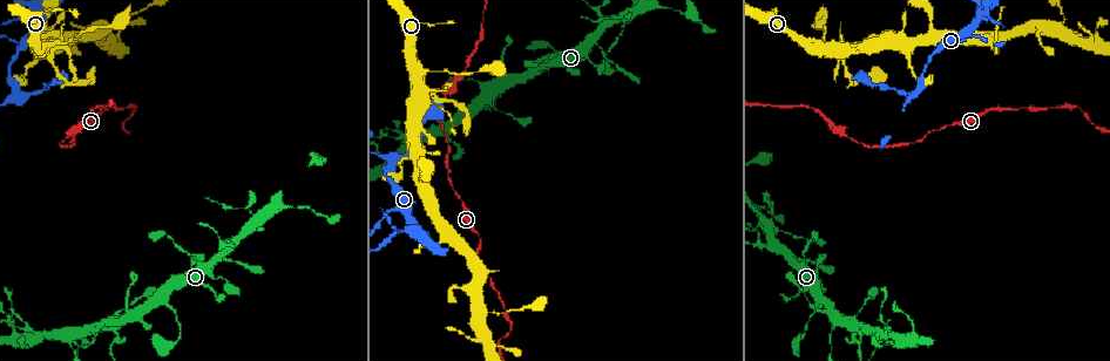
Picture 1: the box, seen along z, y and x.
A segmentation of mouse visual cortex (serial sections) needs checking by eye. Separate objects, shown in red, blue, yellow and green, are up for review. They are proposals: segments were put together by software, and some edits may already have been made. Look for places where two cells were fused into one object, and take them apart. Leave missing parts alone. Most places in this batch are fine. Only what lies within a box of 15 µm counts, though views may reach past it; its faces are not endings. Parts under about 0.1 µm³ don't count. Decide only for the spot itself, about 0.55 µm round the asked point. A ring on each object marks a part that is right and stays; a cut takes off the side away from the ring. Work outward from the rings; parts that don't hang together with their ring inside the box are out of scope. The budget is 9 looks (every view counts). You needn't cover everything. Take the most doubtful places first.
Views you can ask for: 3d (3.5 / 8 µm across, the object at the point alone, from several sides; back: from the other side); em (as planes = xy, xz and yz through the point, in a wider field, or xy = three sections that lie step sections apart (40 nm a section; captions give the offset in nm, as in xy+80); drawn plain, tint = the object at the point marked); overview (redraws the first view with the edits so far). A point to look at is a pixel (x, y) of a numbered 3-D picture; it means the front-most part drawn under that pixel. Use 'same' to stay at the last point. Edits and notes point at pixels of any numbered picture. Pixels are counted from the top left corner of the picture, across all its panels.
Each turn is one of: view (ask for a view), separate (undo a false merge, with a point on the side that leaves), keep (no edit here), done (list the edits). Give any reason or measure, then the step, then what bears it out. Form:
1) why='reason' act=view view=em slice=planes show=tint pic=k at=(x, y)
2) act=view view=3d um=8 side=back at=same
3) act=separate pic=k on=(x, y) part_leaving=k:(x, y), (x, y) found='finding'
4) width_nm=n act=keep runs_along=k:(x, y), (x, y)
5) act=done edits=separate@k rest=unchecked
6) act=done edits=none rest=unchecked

why='four-way junction' act=view view=3d um=8 side=back pic=1 at=(415, 231)

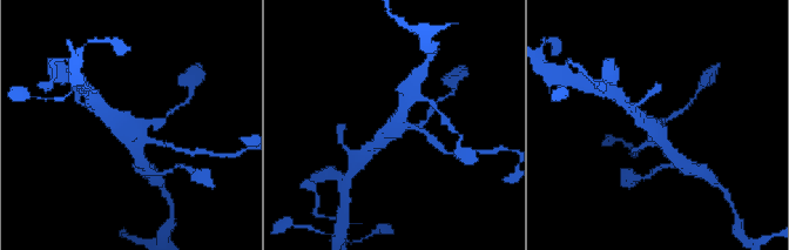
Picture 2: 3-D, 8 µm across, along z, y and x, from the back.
act=view view=3d um=3.5 pic=2 at=(661, 133)

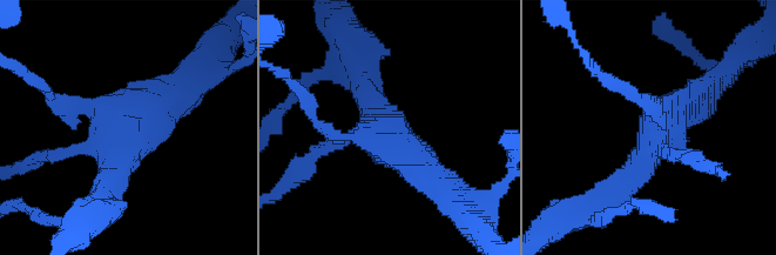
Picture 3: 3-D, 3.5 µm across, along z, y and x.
arms=4 arm_widths_nm=150,200,400,400 why='shape alone is not enough' act=view view=em slice=xy step=2 show=tint pic=3 at=(381, 135)

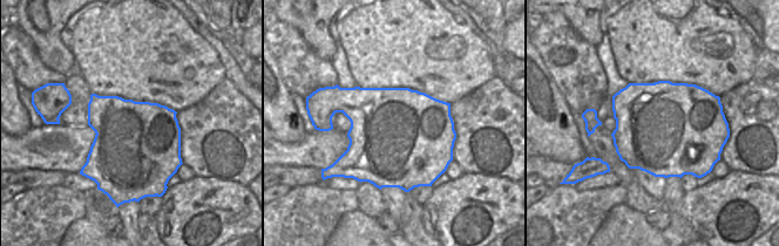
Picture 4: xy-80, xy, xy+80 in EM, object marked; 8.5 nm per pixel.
width_nm=850 act=keep runs_along=3:(614, 195), (676, 108), (701, 94) found='all the same cell'

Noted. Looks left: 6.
why='abrupt turn' act=view view=3d um=3.5 pic=1 at=(135, 107)

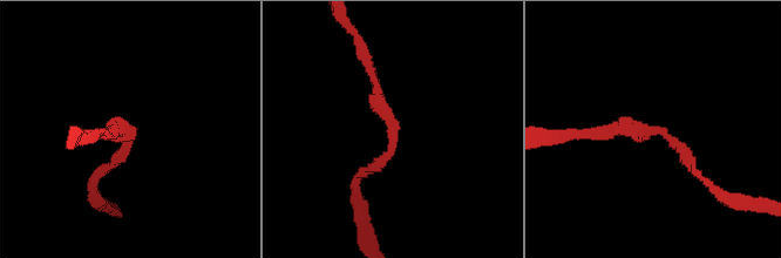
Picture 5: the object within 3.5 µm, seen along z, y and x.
arm_widths_nm=150,150 why='need the tissue' act=view view=em slice=xy step=5 show=tint pic=5 at=(391, 143)

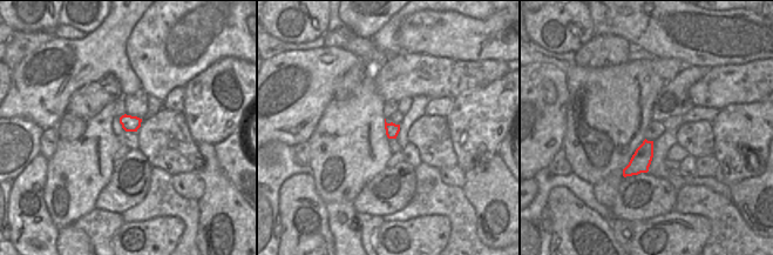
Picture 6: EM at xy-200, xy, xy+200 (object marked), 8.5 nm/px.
why='another direction' act=view view=em slice=xy step=3 show=tint at=same

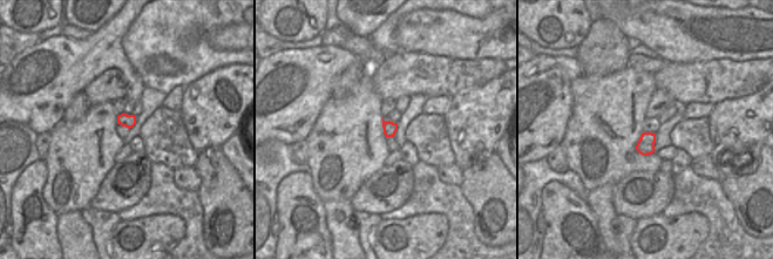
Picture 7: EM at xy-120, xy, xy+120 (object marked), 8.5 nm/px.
act=keep runs_along=5:(598, 131), (665, 131), (713, 185) found='one cell here'

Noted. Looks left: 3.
why='four arms meet' act=view view=3d um=3.5 pic=1 at=(484, 88)

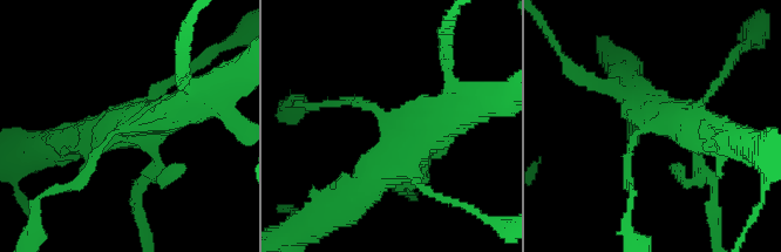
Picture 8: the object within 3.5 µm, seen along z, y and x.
why='need the tissue' act=view view=em slice=xy step=3 show=tint pic=8 at=(658, 121)

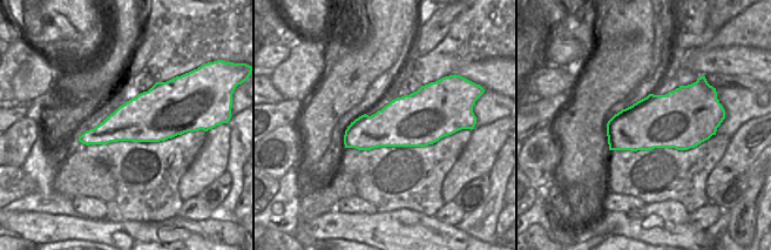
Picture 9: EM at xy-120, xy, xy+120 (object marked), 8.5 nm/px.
width_nm=440 act=keep runs_along=8:(461, 113), (425, 136), (341, 205) found='continuous, no second cell'

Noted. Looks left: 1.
act=done edits=none rest=unchecked

